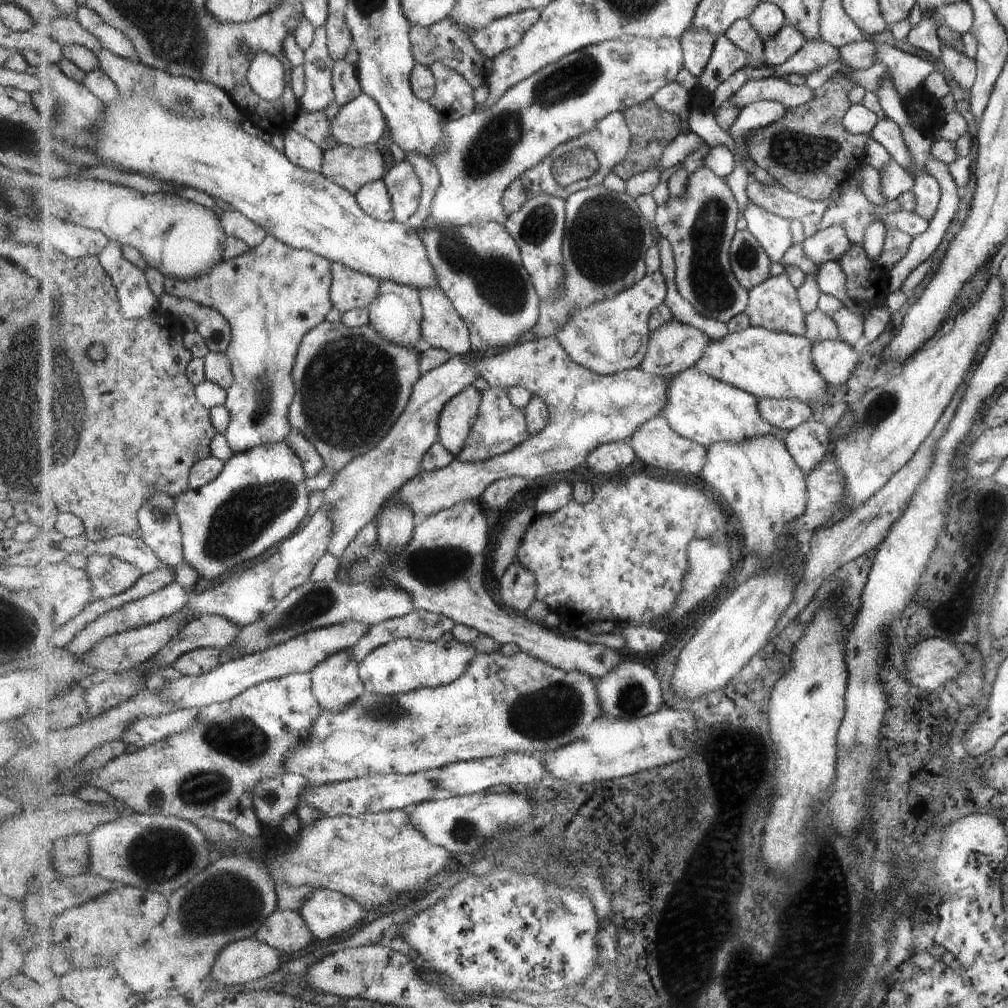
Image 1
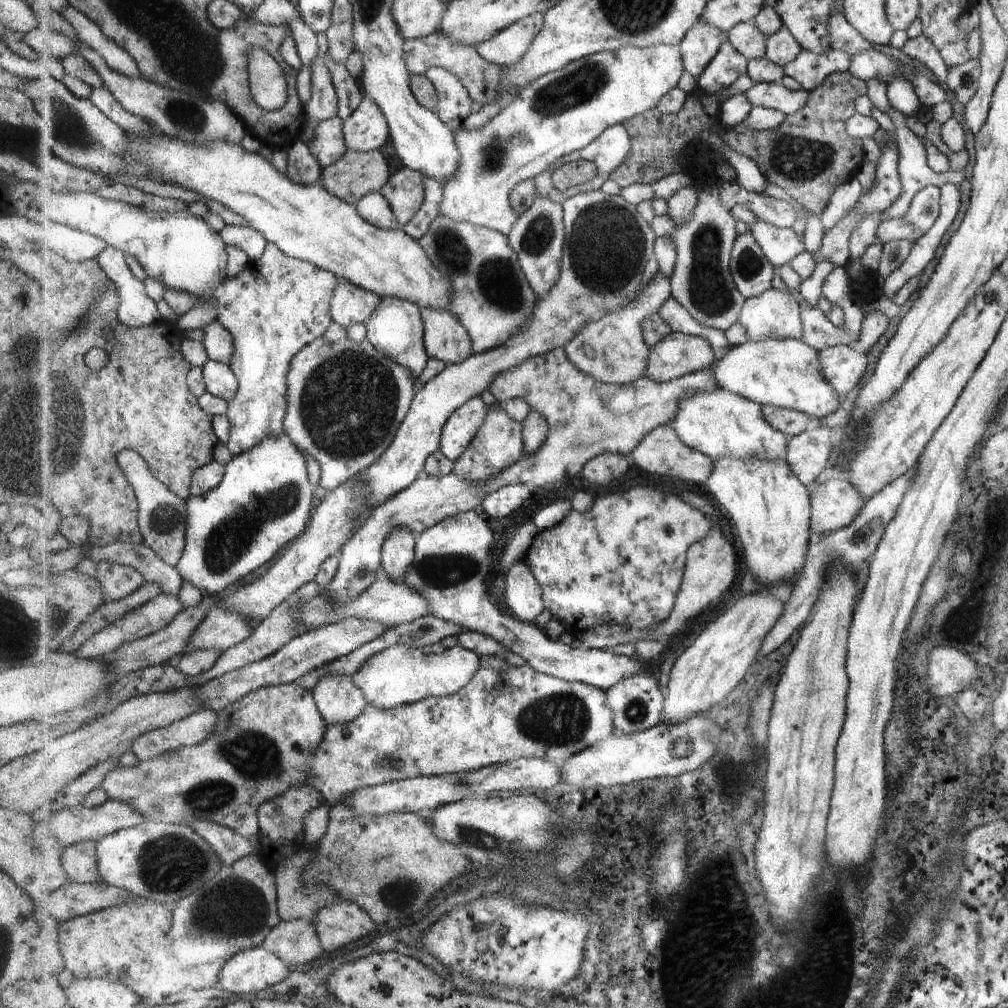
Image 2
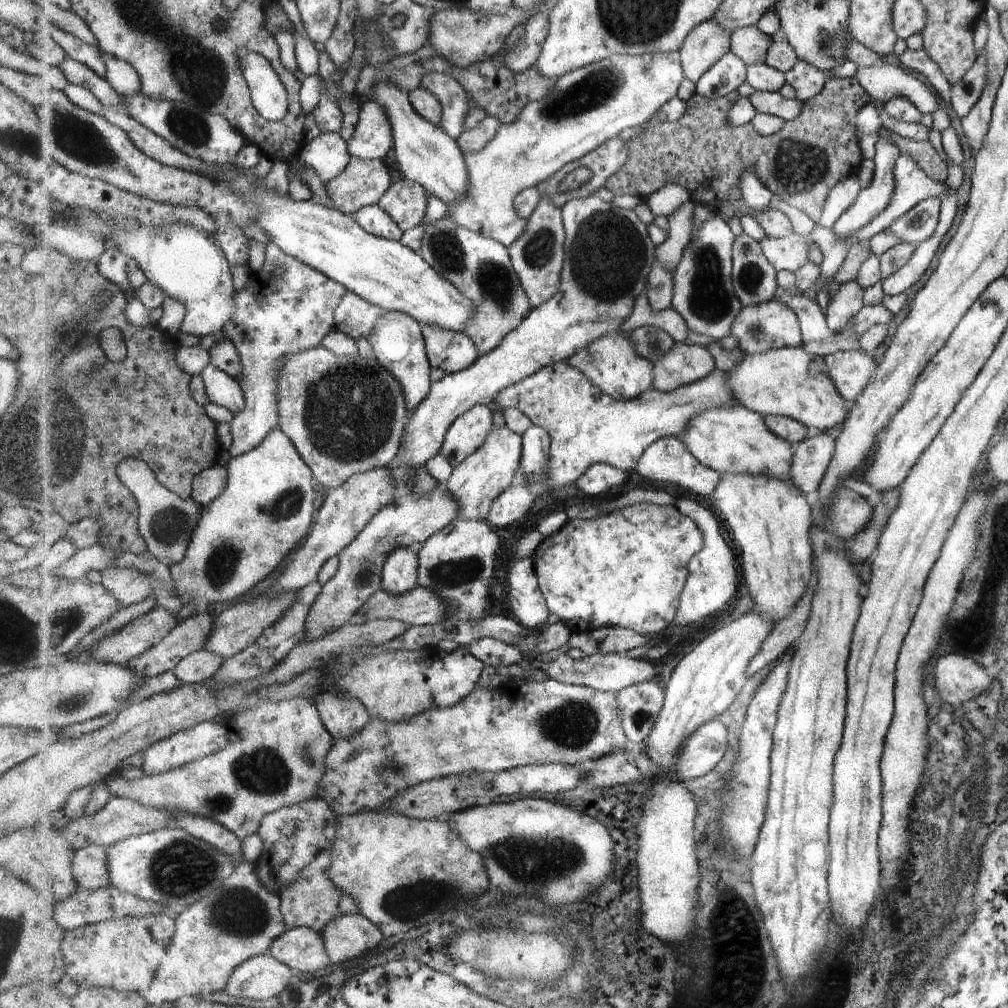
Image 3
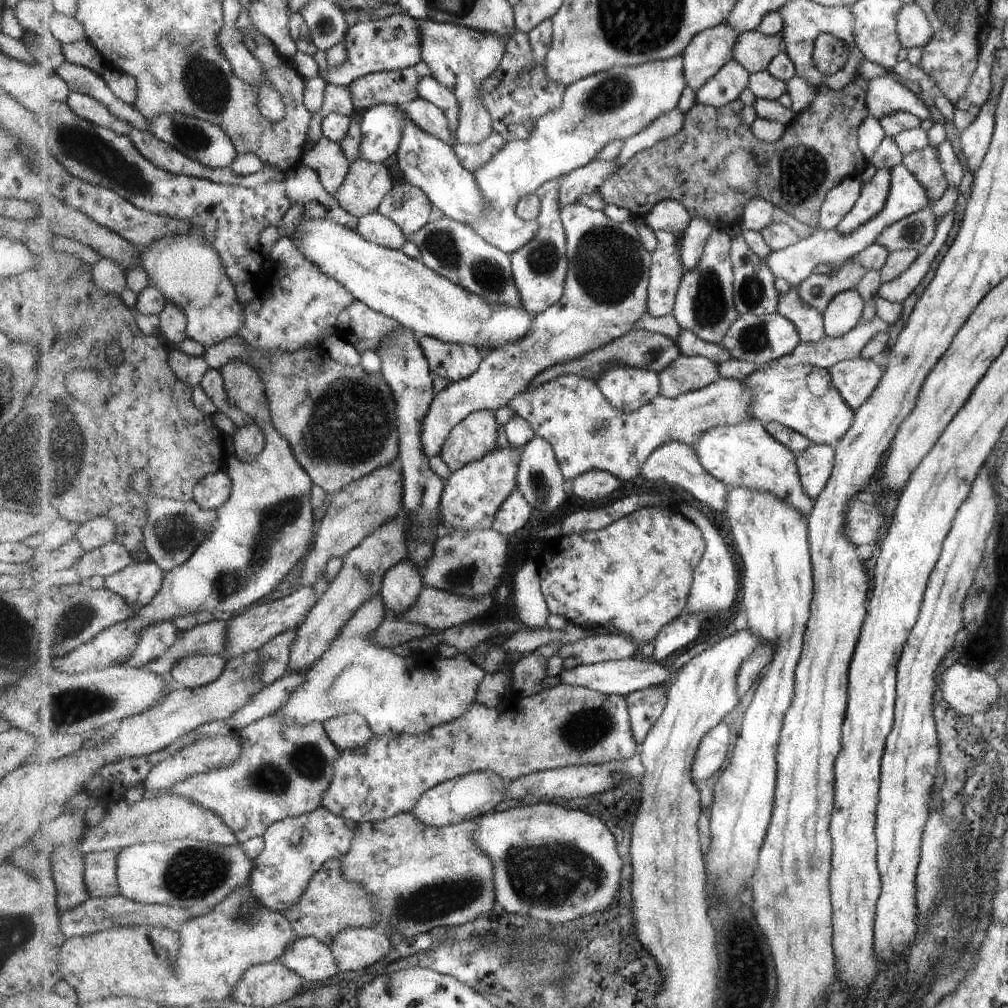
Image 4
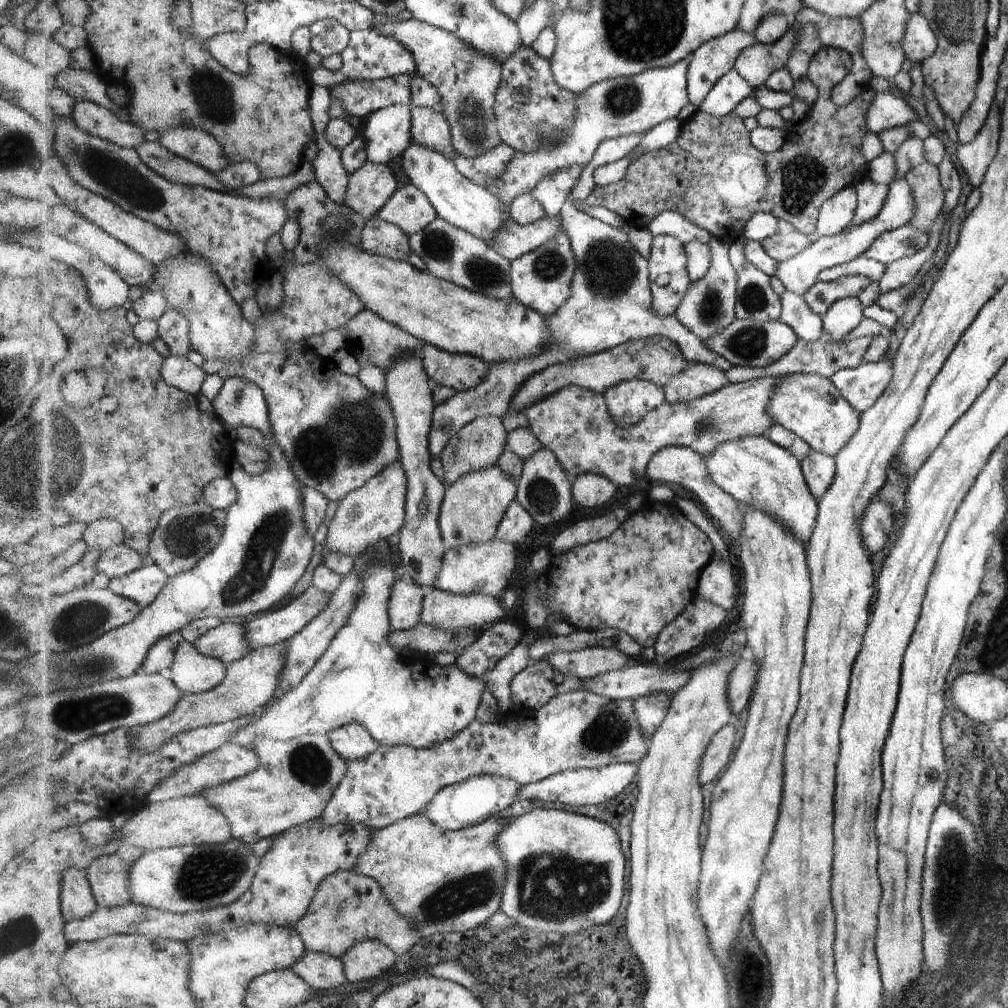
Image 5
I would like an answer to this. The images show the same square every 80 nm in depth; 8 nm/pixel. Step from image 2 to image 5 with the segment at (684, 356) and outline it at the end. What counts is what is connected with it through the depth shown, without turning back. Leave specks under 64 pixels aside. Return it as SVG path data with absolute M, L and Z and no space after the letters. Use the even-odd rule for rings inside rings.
M703 363L693 364L685 372L672 378L664 388L666 400L670 403L689 403L731 384L719 367Z

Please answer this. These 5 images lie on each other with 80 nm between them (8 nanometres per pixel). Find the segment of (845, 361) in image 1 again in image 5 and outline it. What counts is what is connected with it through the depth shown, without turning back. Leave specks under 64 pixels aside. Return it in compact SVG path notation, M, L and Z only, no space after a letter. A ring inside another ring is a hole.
M890 360L861 363L854 369L837 369L831 375L833 386L856 411L866 411L874 405L890 385L892 364Z

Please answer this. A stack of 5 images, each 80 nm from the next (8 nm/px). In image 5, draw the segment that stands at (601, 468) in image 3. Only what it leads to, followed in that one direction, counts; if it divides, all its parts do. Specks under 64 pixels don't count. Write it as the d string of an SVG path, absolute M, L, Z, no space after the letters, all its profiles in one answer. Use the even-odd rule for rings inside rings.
M587 473L573 479L572 493L576 506L585 510L601 508L613 500L617 485L603 475Z

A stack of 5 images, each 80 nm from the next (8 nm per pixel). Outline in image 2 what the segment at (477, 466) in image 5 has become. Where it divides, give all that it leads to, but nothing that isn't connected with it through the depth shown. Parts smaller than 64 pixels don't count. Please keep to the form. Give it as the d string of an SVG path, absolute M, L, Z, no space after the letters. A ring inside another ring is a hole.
M477 396L451 414L447 424L443 426L441 448L449 460L454 463L459 460L467 446L475 440L479 428L487 418L487 406L481 396Z

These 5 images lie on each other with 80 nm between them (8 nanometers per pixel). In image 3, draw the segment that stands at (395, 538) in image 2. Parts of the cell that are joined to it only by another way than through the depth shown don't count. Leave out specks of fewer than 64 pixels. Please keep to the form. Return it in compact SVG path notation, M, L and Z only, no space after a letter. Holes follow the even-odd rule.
M400 548L387 557L382 572L382 588L392 595L404 595L419 587L417 549Z

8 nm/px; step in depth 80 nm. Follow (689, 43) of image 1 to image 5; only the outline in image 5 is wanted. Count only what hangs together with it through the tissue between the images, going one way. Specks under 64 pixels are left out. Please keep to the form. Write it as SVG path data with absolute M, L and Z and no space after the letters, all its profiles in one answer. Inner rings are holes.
M737 28L733 32L717 37L709 42L703 43L693 54L690 54L690 70L688 74L688 90L690 91L690 111L702 110L702 104L713 87L725 76L736 68L739 55L757 42L754 34Z

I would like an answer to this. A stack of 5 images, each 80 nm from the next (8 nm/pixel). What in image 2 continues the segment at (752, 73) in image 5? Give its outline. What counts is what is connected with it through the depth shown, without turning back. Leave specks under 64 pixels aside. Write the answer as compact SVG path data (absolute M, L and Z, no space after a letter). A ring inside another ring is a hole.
M753 21L734 26L728 32L728 40L745 58L766 58L766 38Z

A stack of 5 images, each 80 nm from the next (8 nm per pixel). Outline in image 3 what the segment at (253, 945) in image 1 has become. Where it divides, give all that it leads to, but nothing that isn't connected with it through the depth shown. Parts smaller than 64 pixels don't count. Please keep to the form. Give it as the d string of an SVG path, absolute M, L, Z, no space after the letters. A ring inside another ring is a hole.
M261 955L247 959L242 965L239 965L234 973L230 976L227 985L227 994L237 996L237 998L251 998L251 1000L267 1000L273 996L279 996L281 992L285 992L291 986L291 980L303 977L299 971L289 968L286 964L279 962L273 955Z

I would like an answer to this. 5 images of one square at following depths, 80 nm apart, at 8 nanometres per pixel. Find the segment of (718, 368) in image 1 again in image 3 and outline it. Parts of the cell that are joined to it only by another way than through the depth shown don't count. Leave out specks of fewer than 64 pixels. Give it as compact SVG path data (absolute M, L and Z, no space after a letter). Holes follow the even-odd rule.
M805 346L785 347L782 349L768 350L762 355L745 355L745 360L738 366L737 370L728 374L728 383L733 391L734 398L751 411L759 412L763 418L787 417L795 419L807 427L811 433L829 433L831 429L842 426L846 420L848 411L847 402L835 390L831 382L830 367L827 366L824 357L812 355ZM811 364L817 364L820 374L817 378L809 376Z

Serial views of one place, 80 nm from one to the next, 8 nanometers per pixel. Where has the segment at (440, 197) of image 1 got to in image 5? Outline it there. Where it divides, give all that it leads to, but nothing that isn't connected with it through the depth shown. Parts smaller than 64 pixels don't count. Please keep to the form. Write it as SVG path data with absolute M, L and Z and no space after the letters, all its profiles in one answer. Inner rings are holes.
M687 58L666 67L649 69L634 77L612 78L593 85L581 94L577 93L580 98L576 110L578 113L570 134L551 147L527 153L516 152L516 157L507 166L507 170L487 190L510 210L510 204L519 193L530 192L532 186L540 183L548 174L573 165L585 166L591 162L597 146L603 141L649 132L666 120L685 117L691 107L689 70L690 60ZM509 214L506 215L504 227L496 233L491 246L512 262L512 260L537 250L558 233L566 233L561 214L556 219L545 217L543 220L527 226L519 224Z

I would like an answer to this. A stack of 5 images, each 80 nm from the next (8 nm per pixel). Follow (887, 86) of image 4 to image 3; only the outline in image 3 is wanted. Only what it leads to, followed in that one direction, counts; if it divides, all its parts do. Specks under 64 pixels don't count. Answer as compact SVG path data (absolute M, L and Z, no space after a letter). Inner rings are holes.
M881 62L879 65L870 67L861 67L856 69L854 79L862 86L868 96L868 102L871 105L884 106L884 104L893 97L901 97L907 99L921 114L933 114L937 110L937 105L941 101L931 88L924 82L914 78L915 74L911 74L903 69L899 64Z

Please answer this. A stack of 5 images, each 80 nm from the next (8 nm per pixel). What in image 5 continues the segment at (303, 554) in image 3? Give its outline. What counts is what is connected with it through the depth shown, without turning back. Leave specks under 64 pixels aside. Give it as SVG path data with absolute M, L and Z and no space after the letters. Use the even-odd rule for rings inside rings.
M400 460L387 466L365 486L351 491L338 504L335 516L327 528L323 555L339 551L355 558L376 542L396 539L406 521L407 493L408 478Z

